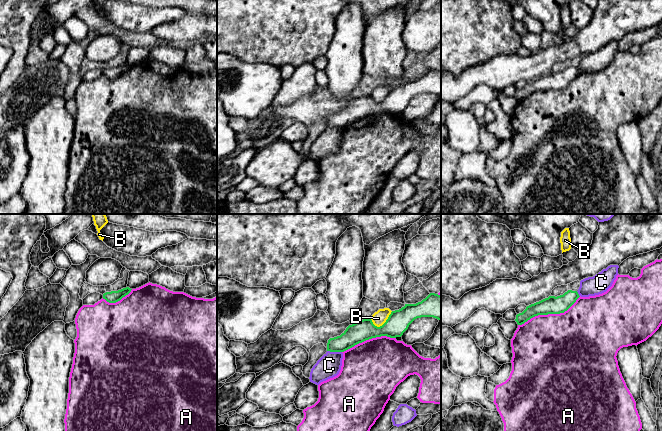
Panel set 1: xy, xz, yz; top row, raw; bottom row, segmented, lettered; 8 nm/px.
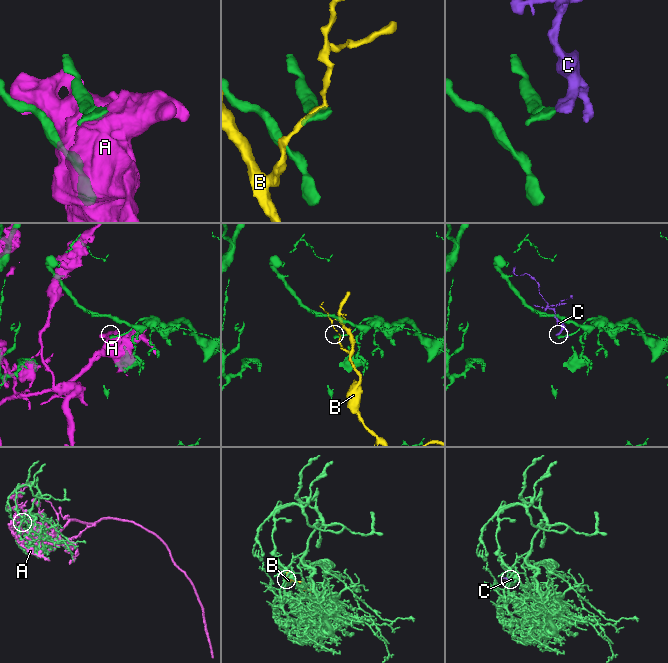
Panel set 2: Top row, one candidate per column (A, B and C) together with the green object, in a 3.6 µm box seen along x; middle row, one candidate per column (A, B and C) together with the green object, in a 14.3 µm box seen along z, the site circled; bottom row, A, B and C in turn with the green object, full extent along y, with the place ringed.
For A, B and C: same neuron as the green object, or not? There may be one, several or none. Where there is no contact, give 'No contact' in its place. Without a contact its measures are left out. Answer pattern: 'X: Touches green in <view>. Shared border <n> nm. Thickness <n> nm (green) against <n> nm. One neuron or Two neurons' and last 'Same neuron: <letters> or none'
A: Touches green in yz. Shared border 550 nm. Thickness 140 nm (green) against 480 nm. Two neurons
B: Touches green in xz. Shared border 200 nm. Thickness 180 nm (green) against 110 nm. Two neurons
C: Touches green in xz. Shared border 120 nm. Thickness 160 nm (green) against 190 nm. Two neurons
Same neuron: none

